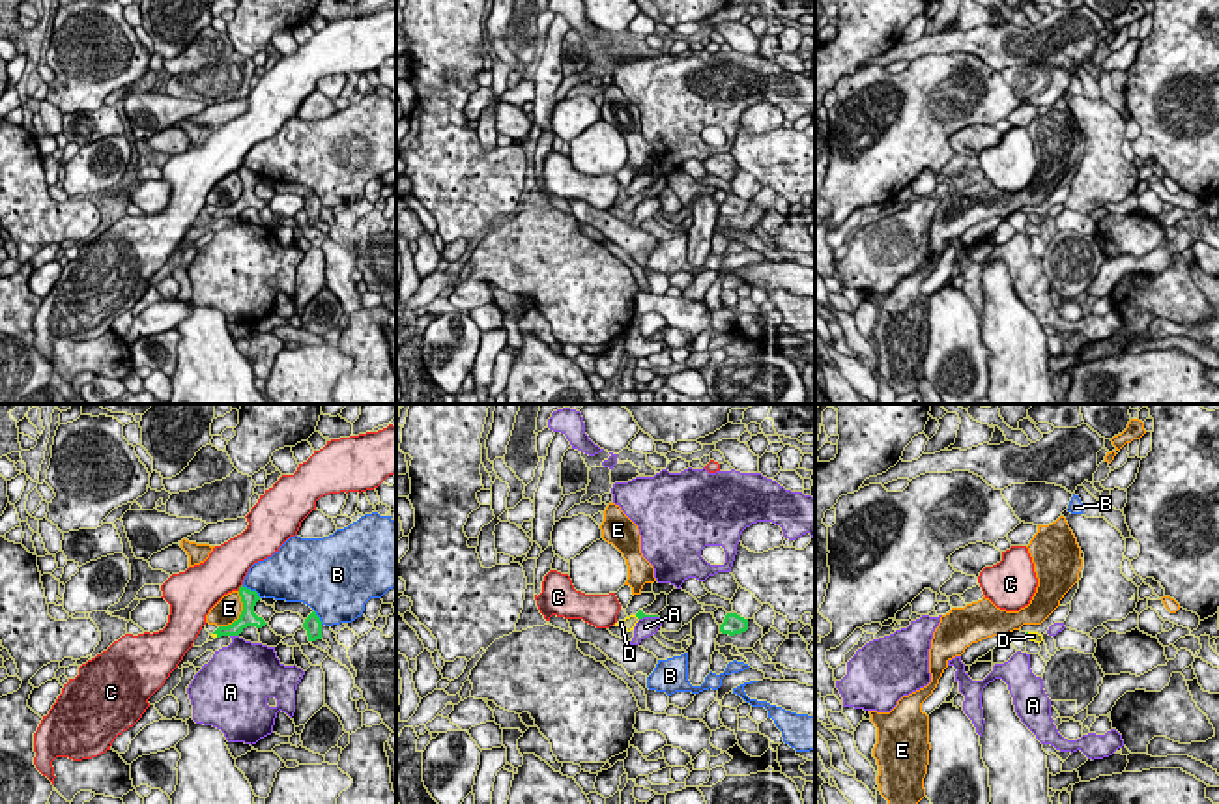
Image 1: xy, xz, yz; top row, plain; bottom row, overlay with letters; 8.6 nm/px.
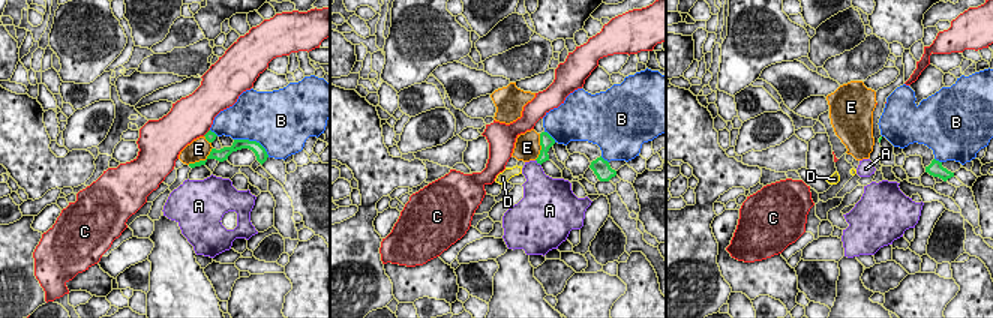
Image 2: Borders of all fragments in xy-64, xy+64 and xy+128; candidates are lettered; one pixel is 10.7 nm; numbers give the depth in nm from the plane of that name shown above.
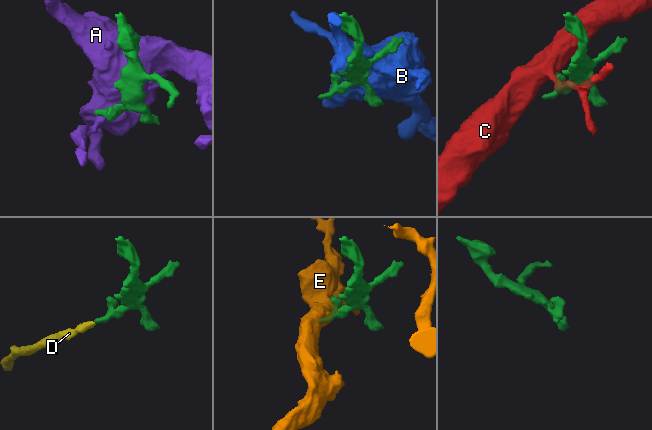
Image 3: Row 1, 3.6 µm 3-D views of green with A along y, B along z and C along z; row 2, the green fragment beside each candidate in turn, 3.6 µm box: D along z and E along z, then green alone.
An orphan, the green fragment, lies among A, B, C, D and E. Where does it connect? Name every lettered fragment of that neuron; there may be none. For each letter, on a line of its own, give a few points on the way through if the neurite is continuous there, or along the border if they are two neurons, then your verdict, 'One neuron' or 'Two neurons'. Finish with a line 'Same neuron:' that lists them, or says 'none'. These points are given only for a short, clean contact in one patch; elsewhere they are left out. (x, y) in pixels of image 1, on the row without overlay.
A: Boundary: xy (230, 215), (238, 217). Two neurons
B: Two neurons
C: Boundary: xy (242, 165), (238, 171). Two neurons
D: Path across: xy (236, 208), (215, 214), (212, 215). One neuron
E: Boundary: xy (240, 172), (242, 195), (219, 208). Two neurons
Same neuron: D

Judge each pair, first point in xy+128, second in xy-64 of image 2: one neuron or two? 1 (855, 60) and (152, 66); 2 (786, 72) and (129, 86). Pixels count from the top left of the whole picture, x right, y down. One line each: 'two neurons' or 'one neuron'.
1: one neuron
2: one neuron

